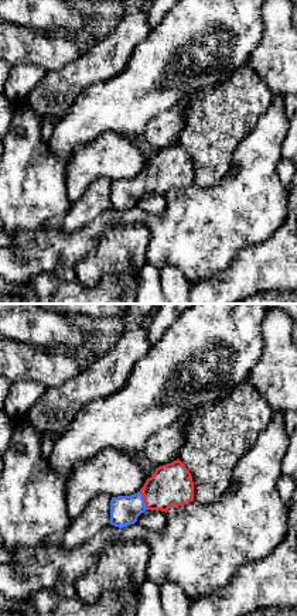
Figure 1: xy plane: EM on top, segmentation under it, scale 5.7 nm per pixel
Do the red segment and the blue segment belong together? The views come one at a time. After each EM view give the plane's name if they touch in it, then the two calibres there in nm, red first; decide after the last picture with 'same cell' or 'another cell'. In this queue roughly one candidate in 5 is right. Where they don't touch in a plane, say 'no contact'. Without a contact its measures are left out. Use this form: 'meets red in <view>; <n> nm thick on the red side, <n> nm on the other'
meets red in xy; 240 nm thick on the red side, 160 nm on the other

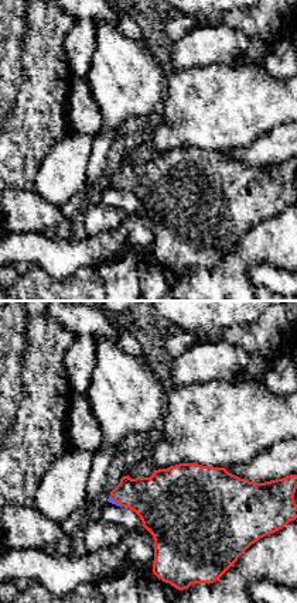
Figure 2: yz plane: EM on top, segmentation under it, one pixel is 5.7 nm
meets red in yz; 300 nm thick on the red side, 20 nm on the other

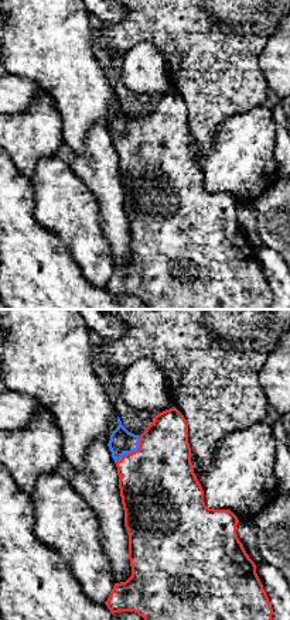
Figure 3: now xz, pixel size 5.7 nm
meets red in xz; 440 nm thick on the red side, 140 nm on the other

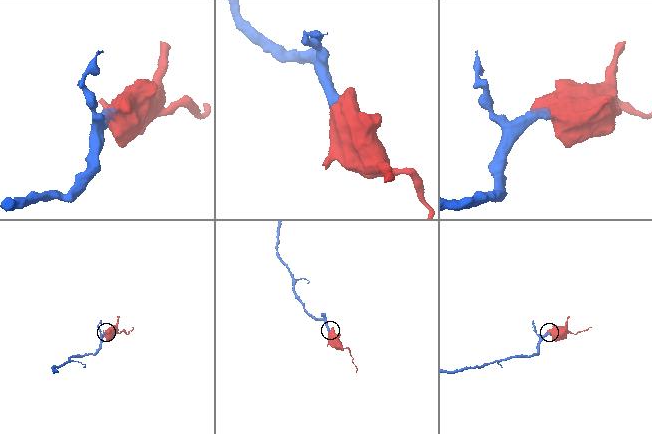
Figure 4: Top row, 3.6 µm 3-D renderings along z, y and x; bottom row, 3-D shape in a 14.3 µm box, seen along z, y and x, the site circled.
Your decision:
same cell

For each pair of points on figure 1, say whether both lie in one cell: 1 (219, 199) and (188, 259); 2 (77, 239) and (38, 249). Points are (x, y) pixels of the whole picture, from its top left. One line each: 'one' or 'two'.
1: one
2: one

